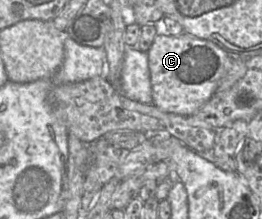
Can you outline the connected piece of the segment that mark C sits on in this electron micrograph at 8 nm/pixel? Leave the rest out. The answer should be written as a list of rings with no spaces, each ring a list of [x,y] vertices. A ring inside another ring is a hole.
[[[187,33],[156,35],[147,55],[153,105],[180,116],[192,116],[207,103],[230,68],[230,57],[223,49]]]

